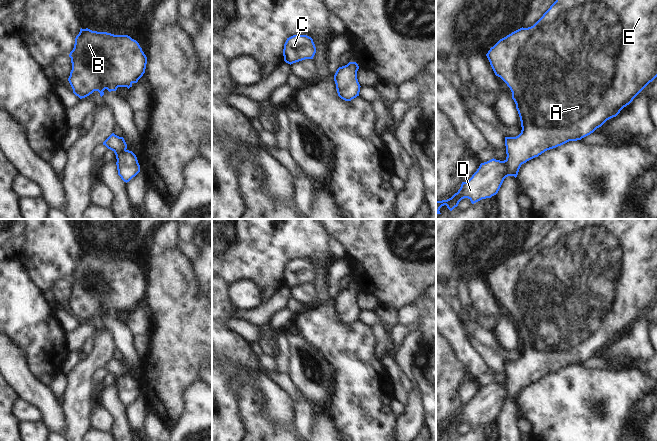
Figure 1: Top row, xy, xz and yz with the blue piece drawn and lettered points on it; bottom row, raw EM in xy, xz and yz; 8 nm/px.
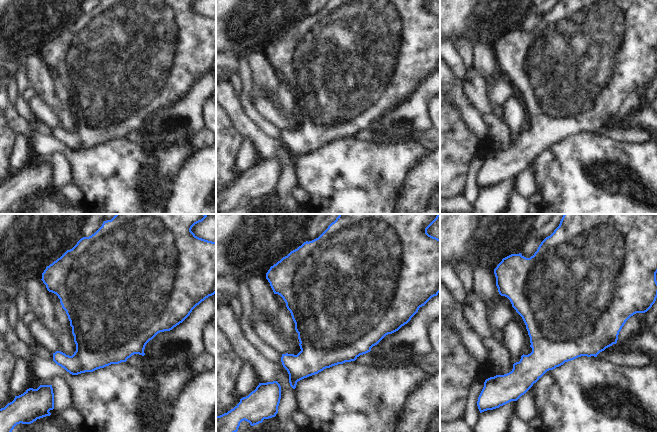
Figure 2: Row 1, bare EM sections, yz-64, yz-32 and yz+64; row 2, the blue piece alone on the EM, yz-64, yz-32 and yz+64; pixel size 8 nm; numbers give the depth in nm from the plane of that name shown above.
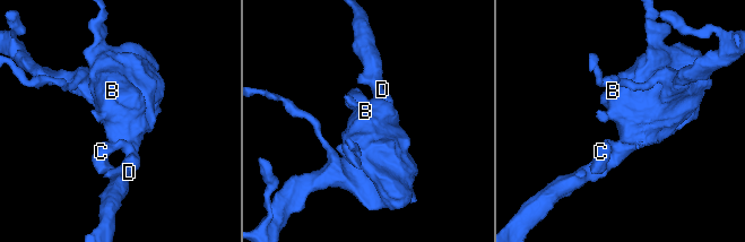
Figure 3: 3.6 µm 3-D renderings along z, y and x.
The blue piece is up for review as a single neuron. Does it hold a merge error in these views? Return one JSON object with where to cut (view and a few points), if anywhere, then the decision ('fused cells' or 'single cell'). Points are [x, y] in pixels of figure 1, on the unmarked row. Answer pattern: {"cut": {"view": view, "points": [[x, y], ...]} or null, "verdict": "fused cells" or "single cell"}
{"cut": null, "verdict": "single cell"}

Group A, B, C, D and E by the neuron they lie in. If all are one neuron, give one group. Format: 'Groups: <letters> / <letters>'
Groups: A B C D E.

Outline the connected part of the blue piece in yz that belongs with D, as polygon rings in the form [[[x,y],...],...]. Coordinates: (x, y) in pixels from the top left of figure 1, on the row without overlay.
[[[557,219],[556,225],[533,250],[522,251],[500,263],[490,272],[486,280],[495,299],[500,301],[512,316],[512,323],[516,328],[522,354],[516,361],[505,361],[507,381],[504,385],[493,382],[481,387],[472,401],[467,406],[462,406],[457,417],[447,424],[436,425],[436,438],[441,438],[439,434],[444,429],[452,435],[464,422],[468,422],[472,428],[482,423],[491,422],[498,417],[506,401],[517,401],[522,388],[569,365],[581,364],[601,351],[607,344],[616,341],[624,331],[629,329],[657,301],[657,219]]]

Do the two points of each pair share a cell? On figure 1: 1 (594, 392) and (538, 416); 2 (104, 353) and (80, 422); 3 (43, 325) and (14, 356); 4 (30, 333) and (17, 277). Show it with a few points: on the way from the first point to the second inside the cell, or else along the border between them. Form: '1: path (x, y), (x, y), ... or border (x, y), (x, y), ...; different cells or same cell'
1: path (580, 406), (577, 409), (552, 409); same cell
2: path (87, 370), (80, 377), (80, 405); same cell
3: border (10, 338), (22, 350), (27, 367), (30, 370); different cells
4: path (27, 319), (17, 308), (17, 291); same cell

